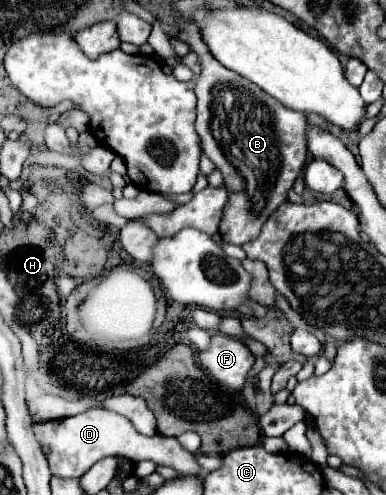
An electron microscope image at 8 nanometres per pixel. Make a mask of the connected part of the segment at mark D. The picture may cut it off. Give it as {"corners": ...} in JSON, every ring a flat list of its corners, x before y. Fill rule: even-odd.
{"corners":[[92,408,82,414,70,416,70,418,60,418,60,420,50,420,50,422,40,422,32,426,36,432,36,440,42,444,42,448,48,450,48,462,52,468,52,476,60,478,80,478,92,464,106,456,124,456,132,462,140,460,154,460,156,464,170,466,180,474,202,474,204,470,196,464,194,456,186,452,176,438,164,438,160,434,146,438,136,432,132,422,116,412,110,410,100,410]]}

